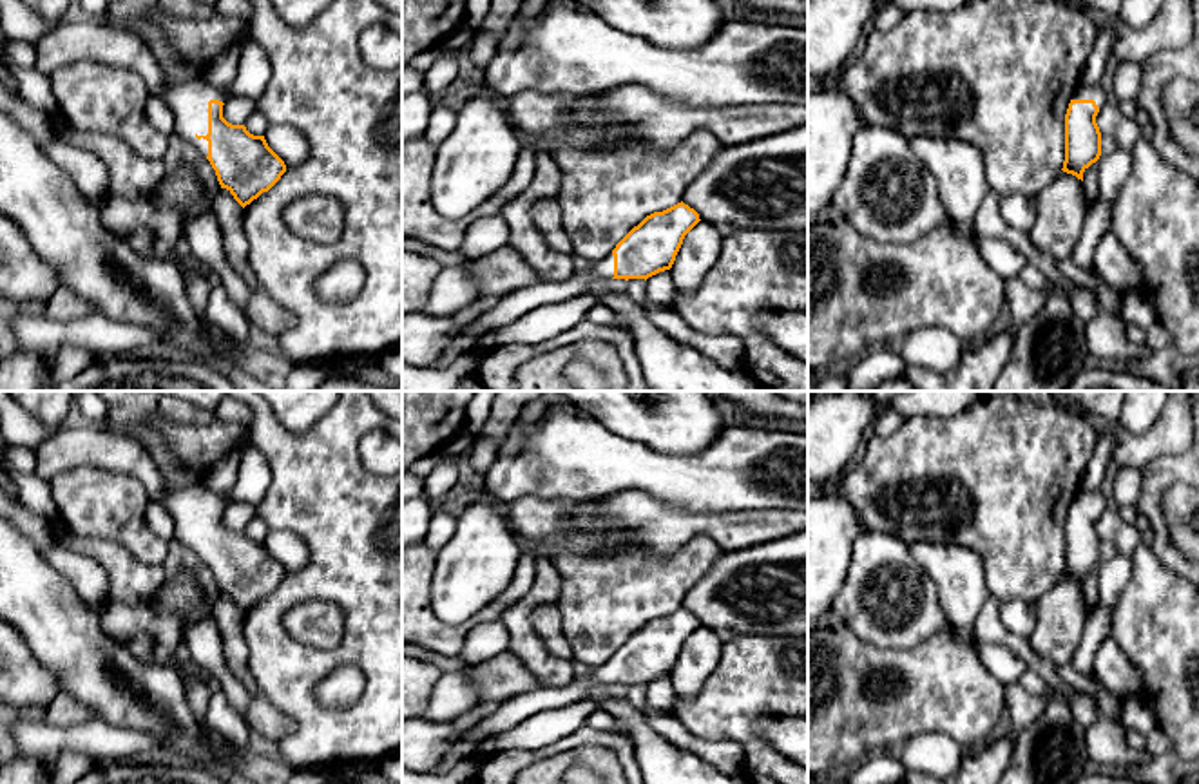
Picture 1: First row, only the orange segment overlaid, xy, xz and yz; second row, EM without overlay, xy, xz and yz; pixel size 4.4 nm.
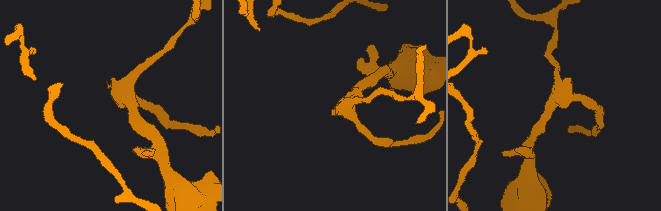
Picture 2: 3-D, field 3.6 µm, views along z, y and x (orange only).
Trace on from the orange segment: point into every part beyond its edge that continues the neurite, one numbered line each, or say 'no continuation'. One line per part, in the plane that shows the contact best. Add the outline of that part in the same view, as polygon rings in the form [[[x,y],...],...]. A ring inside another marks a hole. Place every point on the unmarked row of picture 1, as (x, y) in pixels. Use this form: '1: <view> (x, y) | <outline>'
1: xy (189, 506) | [[[252,444],[245,449],[237,480],[226,494],[210,491],[203,483],[192,487],[167,487],[158,503],[161,503],[174,520],[172,540],[196,552],[205,563],[208,561],[208,507],[226,507],[232,502],[257,505],[272,483],[272,469],[266,456]]]

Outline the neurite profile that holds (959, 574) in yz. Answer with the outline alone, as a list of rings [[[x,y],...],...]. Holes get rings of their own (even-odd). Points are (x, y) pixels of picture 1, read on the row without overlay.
[[[909,543],[911,556],[933,579],[947,623],[965,634],[991,596],[983,559],[962,545]]]

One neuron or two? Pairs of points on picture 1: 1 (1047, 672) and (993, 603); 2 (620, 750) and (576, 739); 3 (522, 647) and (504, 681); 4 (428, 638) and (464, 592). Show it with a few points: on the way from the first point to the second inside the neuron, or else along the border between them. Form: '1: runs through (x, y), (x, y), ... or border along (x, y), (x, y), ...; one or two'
1: runs through (1029, 656), (993, 621); one
2: runs through (609, 741), (587, 737); one
3: border along (508, 650), (542, 685); two
4: border along (430, 580), (430, 607), (444, 621), (482, 607); two

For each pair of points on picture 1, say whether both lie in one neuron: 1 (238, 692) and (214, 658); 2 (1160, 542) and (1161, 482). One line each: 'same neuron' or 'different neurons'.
1: same neuron
2: same neuron

